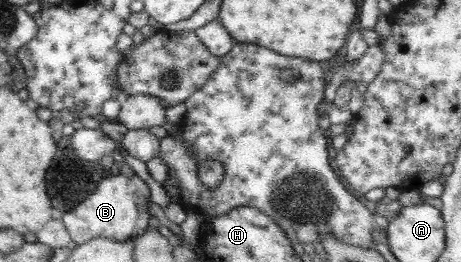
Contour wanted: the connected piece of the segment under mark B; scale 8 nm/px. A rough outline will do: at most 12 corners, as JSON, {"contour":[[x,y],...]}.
{"contour":[[140,177],[104,178],[61,220],[76,245],[148,228]]}

